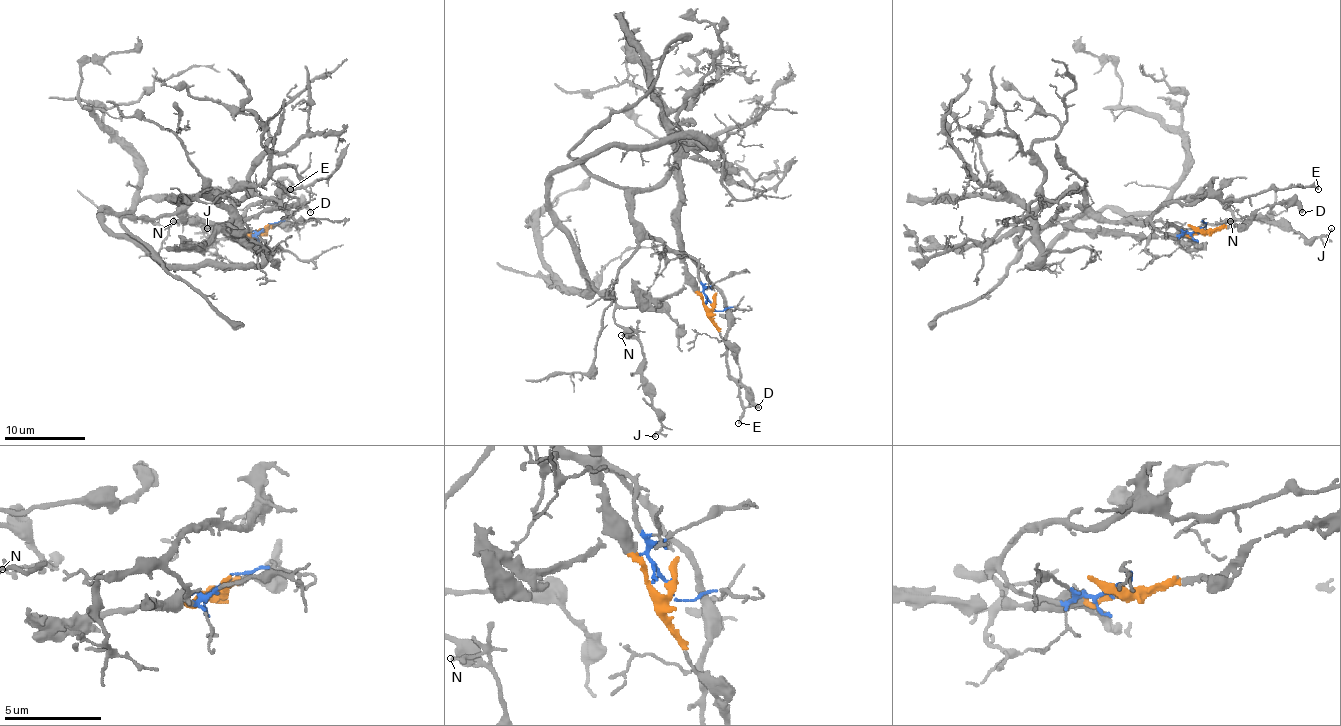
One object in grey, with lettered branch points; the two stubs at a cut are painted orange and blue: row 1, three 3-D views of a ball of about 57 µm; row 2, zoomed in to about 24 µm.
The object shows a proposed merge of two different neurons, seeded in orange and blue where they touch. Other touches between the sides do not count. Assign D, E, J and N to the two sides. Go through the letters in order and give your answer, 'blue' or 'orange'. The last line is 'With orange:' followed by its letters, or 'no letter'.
D: orange
E: blue
J: blue
N: blue
With orange: D

